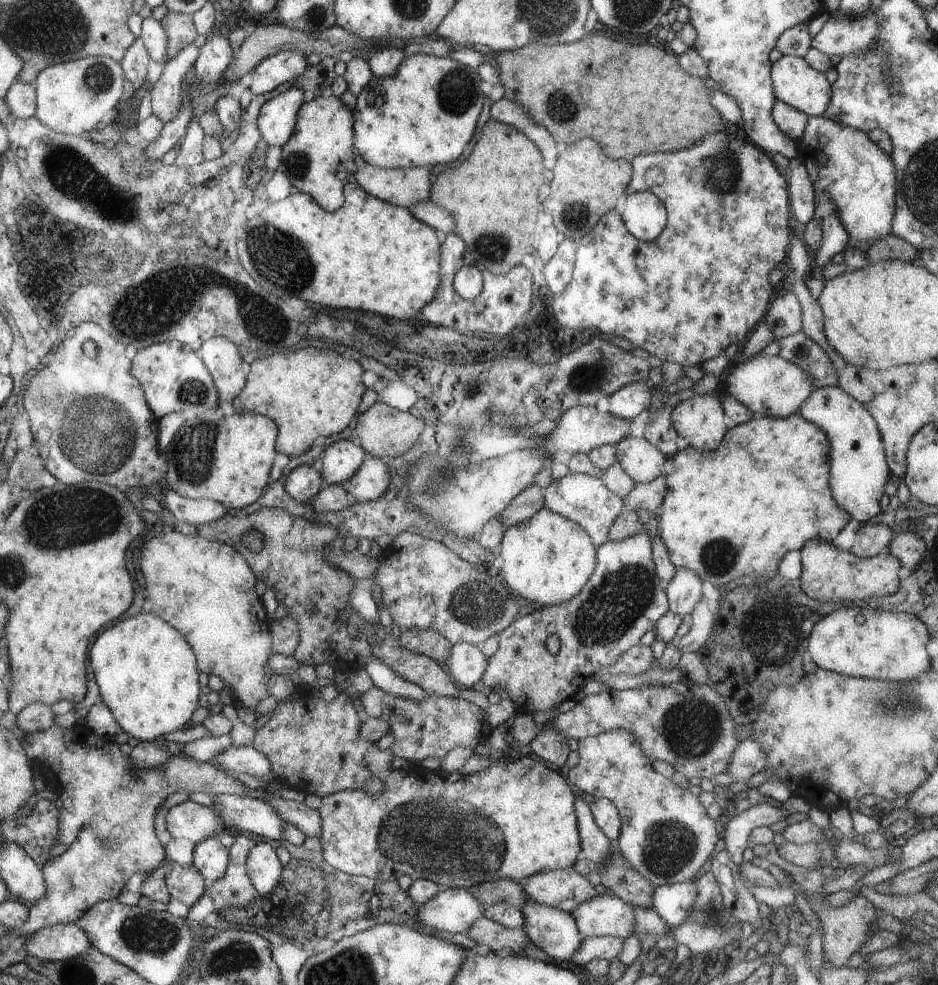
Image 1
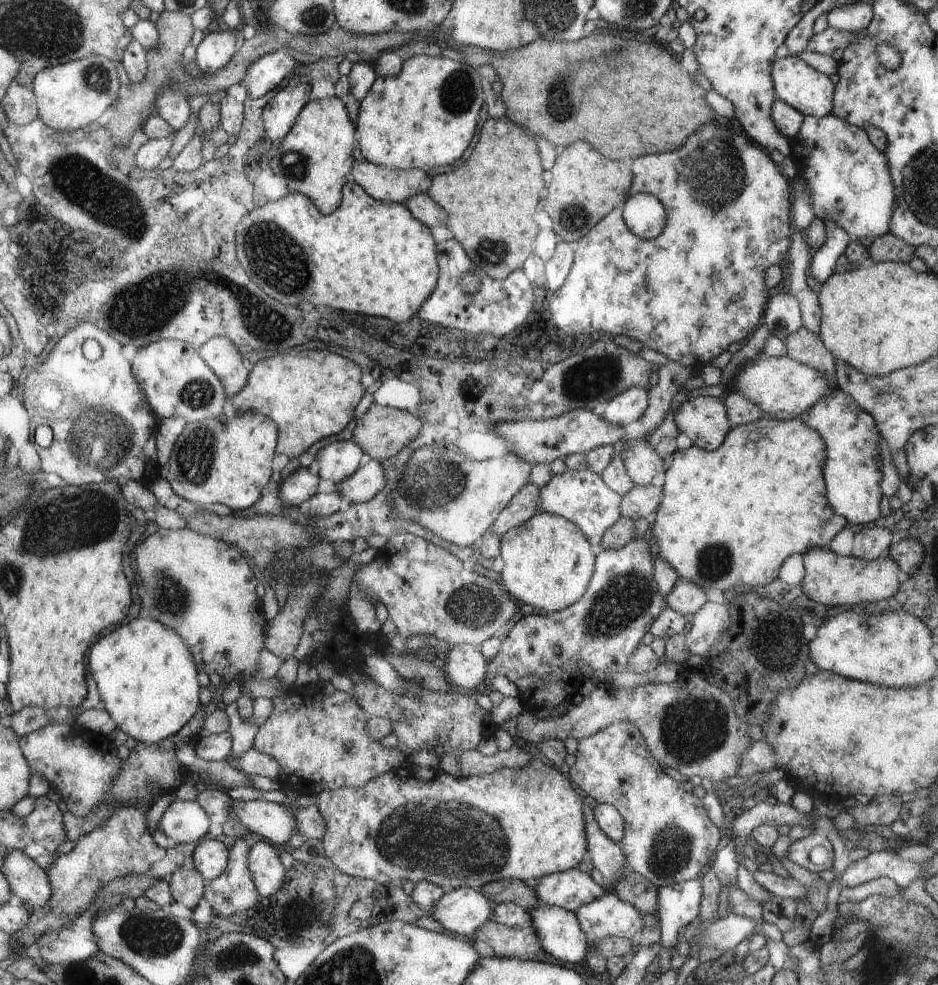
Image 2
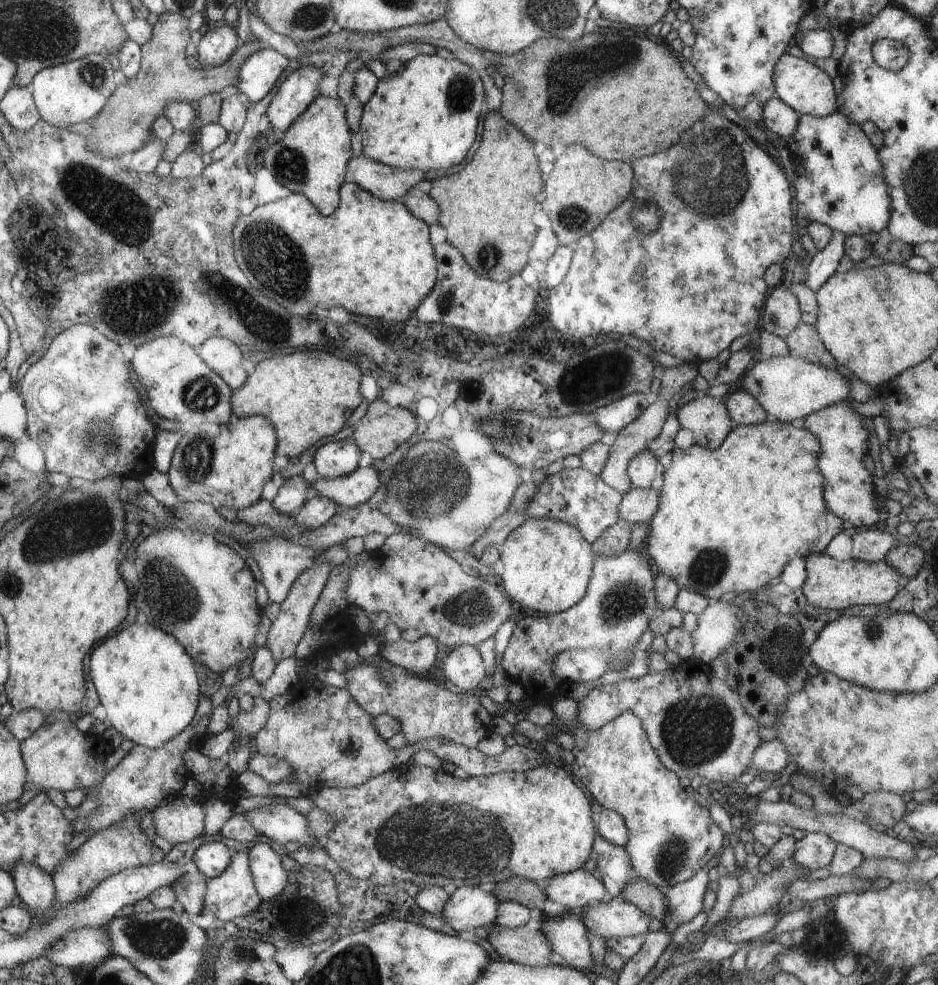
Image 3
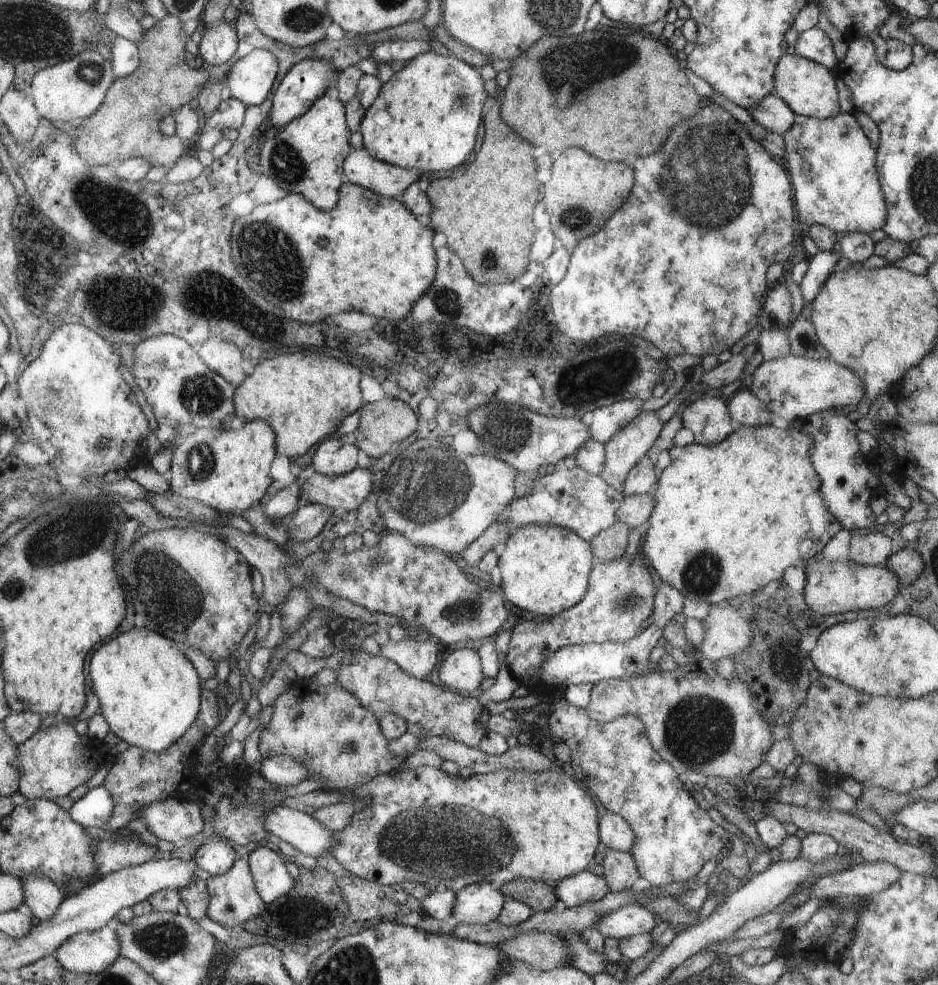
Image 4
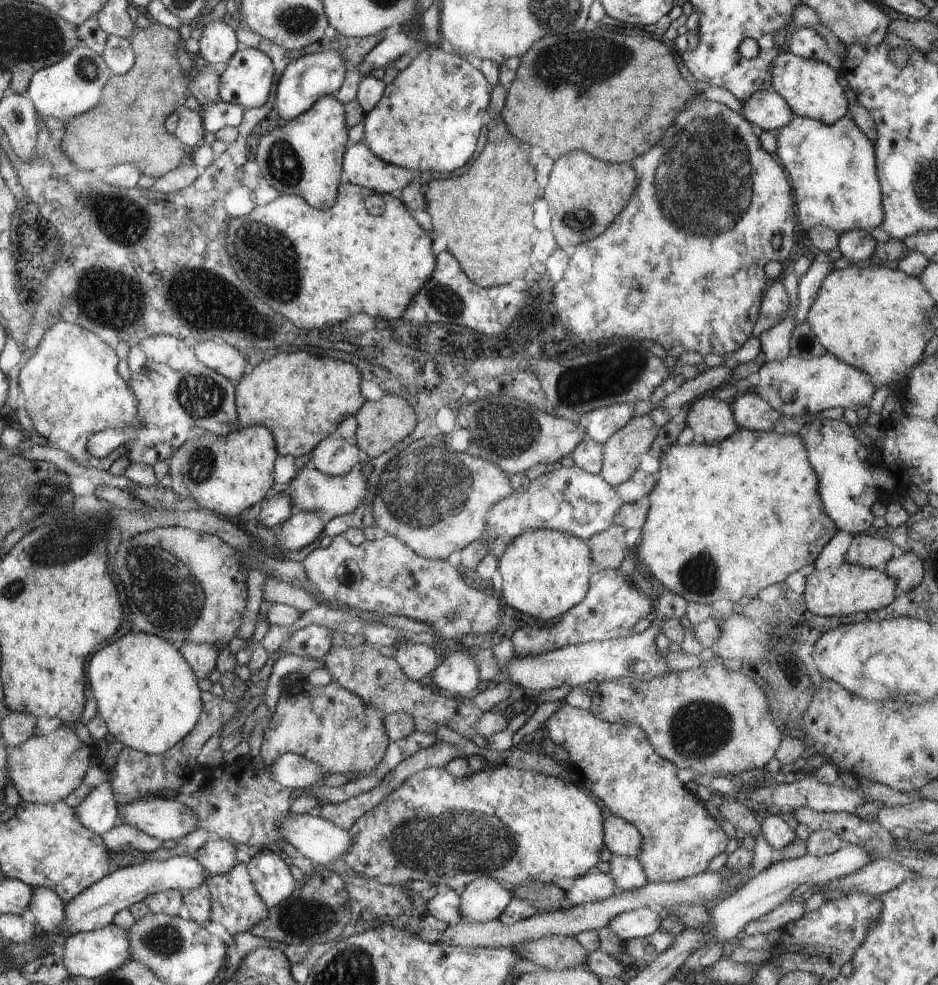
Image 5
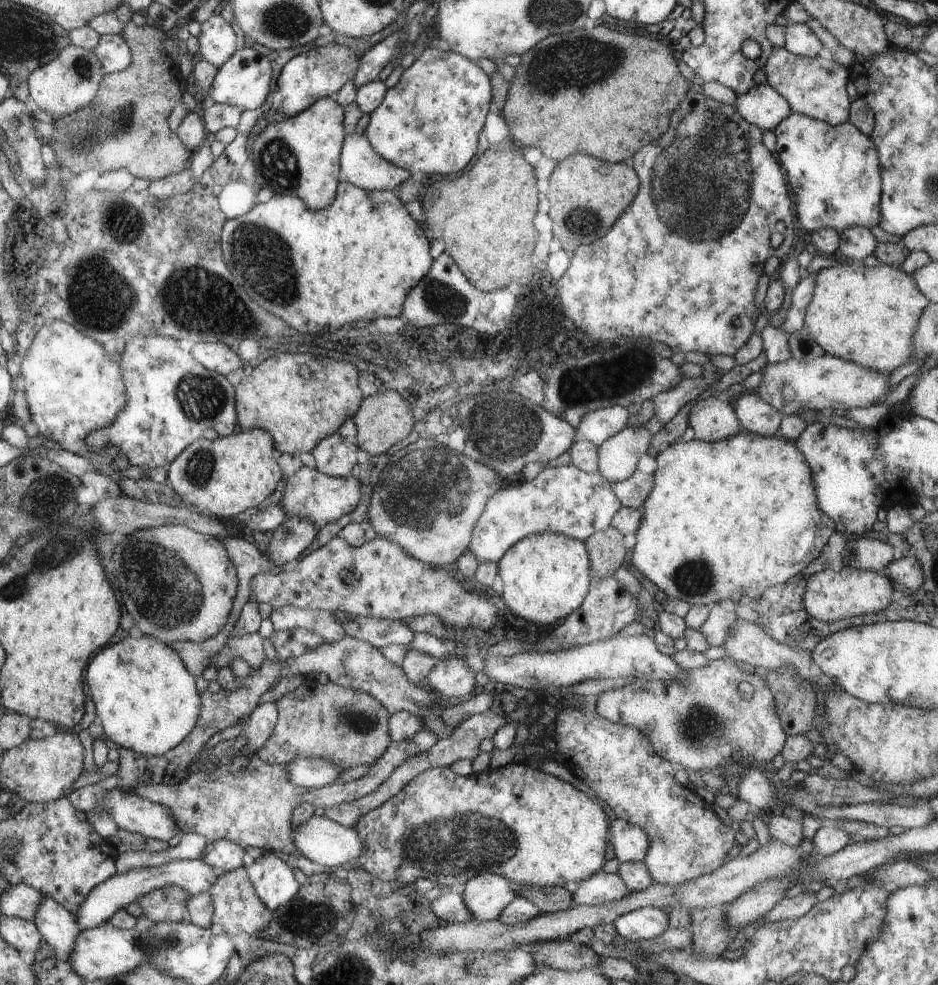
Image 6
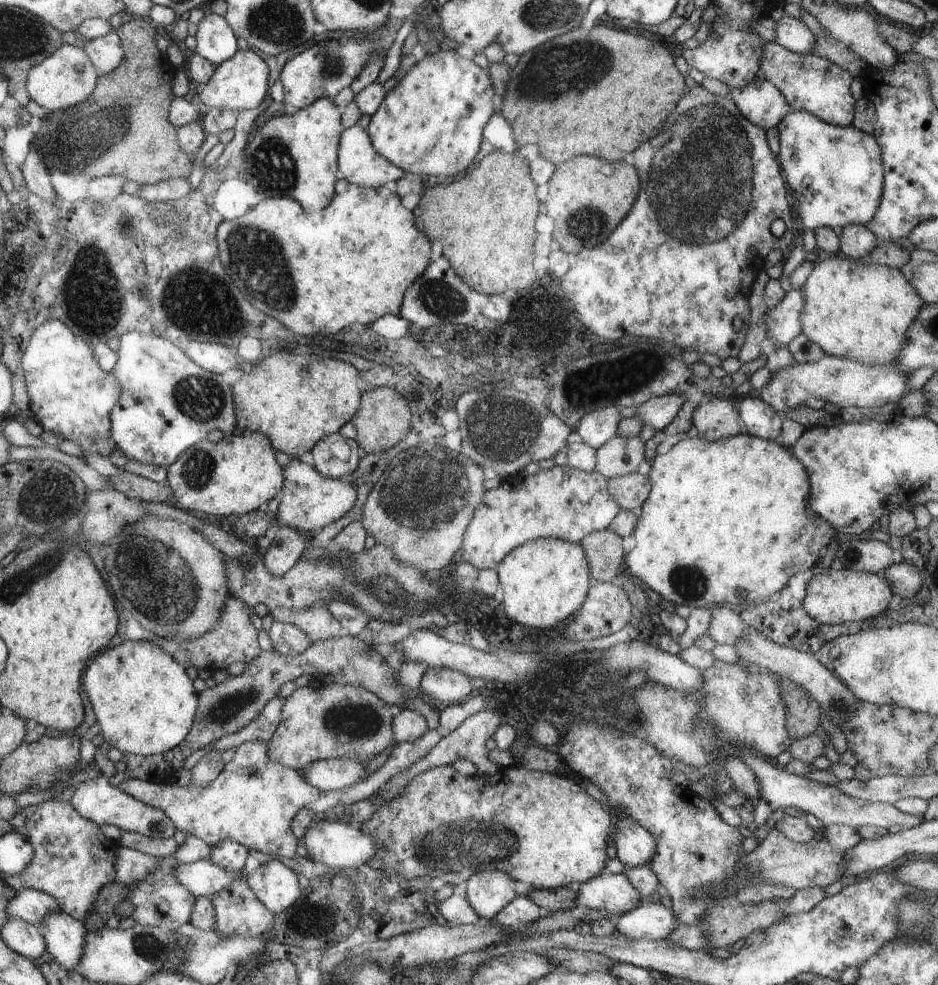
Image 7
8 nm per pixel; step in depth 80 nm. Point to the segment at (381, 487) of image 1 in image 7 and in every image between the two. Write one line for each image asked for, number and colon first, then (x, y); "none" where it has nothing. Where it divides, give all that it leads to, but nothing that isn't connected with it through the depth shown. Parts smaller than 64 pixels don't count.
2: (369, 480)
3: (354, 489)
4: (347, 492)
5: (311, 490)
6: (320, 498)
7: (310, 500)

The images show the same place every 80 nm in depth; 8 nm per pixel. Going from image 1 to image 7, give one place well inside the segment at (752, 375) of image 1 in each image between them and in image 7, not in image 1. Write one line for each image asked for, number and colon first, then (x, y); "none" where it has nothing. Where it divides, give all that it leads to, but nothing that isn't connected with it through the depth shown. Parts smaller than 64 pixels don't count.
2: (783, 388)
3: (787, 387)
4: (795, 388)
5: (794, 387)
6: (827, 383)
7: (833, 383)

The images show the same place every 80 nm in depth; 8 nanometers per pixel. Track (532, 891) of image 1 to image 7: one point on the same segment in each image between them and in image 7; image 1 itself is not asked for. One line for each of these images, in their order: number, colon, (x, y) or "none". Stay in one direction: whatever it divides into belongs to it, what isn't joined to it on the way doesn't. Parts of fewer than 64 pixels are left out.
2: (570, 889)
3: (577, 889)
4: (585, 887)
5: (594, 886)
6: (600, 888)
7: (612, 892)

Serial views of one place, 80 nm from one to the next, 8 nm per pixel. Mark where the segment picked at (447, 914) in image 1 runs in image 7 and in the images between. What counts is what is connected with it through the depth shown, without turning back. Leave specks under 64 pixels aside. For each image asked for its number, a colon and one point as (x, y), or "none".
2: (463, 910)
3: (469, 908)
4: (479, 903)
5: (484, 899)
6: (486, 896)
7: (488, 892)

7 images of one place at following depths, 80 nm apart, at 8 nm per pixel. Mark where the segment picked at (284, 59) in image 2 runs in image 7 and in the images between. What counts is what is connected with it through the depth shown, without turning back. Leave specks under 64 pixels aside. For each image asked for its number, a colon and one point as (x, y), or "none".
3: (259, 73)
4: (250, 79)
5: (247, 81)
6: (244, 80)
7: (241, 82)

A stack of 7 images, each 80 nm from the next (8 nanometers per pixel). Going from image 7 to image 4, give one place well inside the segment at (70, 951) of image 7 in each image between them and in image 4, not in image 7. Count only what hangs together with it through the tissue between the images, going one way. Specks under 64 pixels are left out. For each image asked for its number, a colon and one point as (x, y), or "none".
4: (44, 898)
5: (49, 909)
6: (59, 928)

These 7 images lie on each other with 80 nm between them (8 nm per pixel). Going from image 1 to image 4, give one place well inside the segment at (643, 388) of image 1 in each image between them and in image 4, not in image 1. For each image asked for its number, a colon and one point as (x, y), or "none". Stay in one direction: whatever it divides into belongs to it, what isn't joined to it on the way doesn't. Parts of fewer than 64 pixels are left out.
2: (629, 405)
3: (613, 417)
4: (604, 422)

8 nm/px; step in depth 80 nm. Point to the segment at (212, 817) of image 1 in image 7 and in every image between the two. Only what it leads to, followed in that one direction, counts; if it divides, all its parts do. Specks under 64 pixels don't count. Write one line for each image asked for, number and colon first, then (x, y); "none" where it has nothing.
2: (184, 821)
3: (181, 820)
4: (174, 818)
5: (165, 818)
6: (131, 812)
7: (96, 799)

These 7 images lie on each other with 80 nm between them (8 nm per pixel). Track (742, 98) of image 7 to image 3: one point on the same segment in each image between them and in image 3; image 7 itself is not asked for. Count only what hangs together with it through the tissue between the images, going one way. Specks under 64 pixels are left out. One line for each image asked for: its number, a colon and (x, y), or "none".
3: (778, 117)
4: (772, 113)
5: (767, 109)
6: (763, 106)

